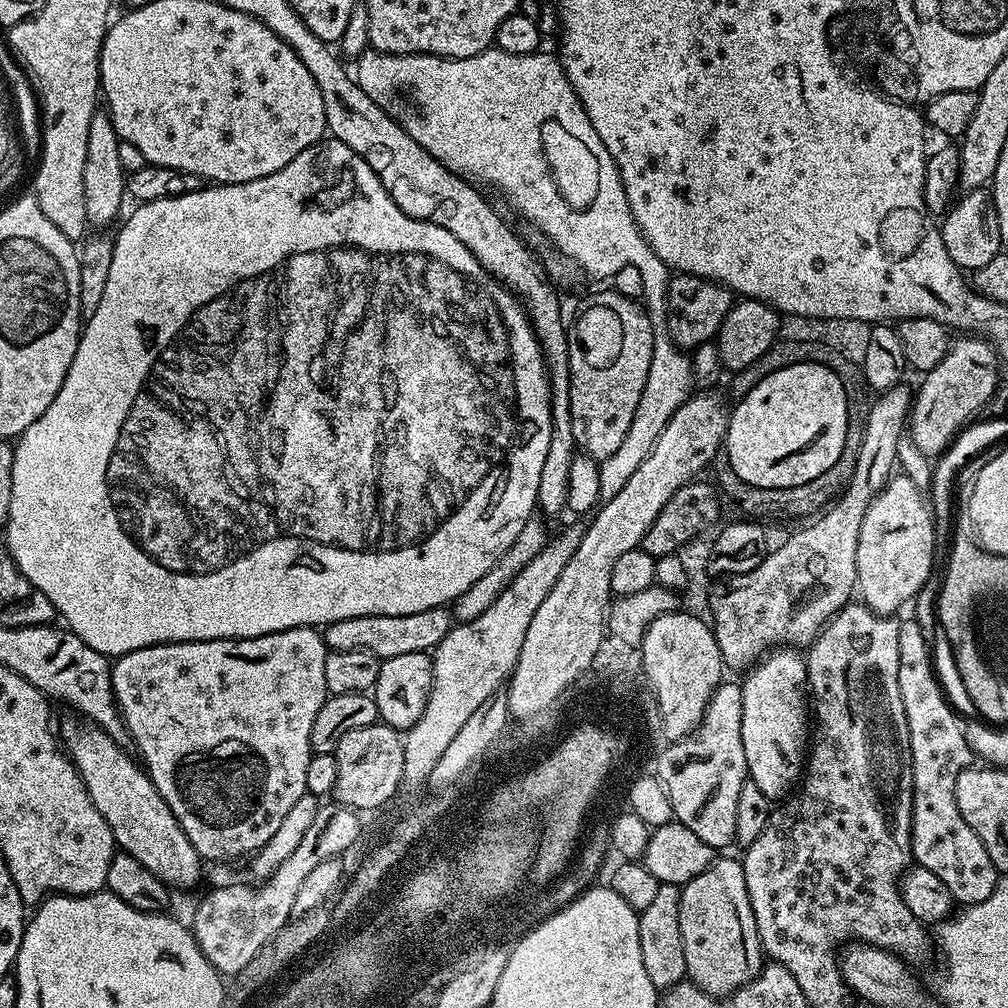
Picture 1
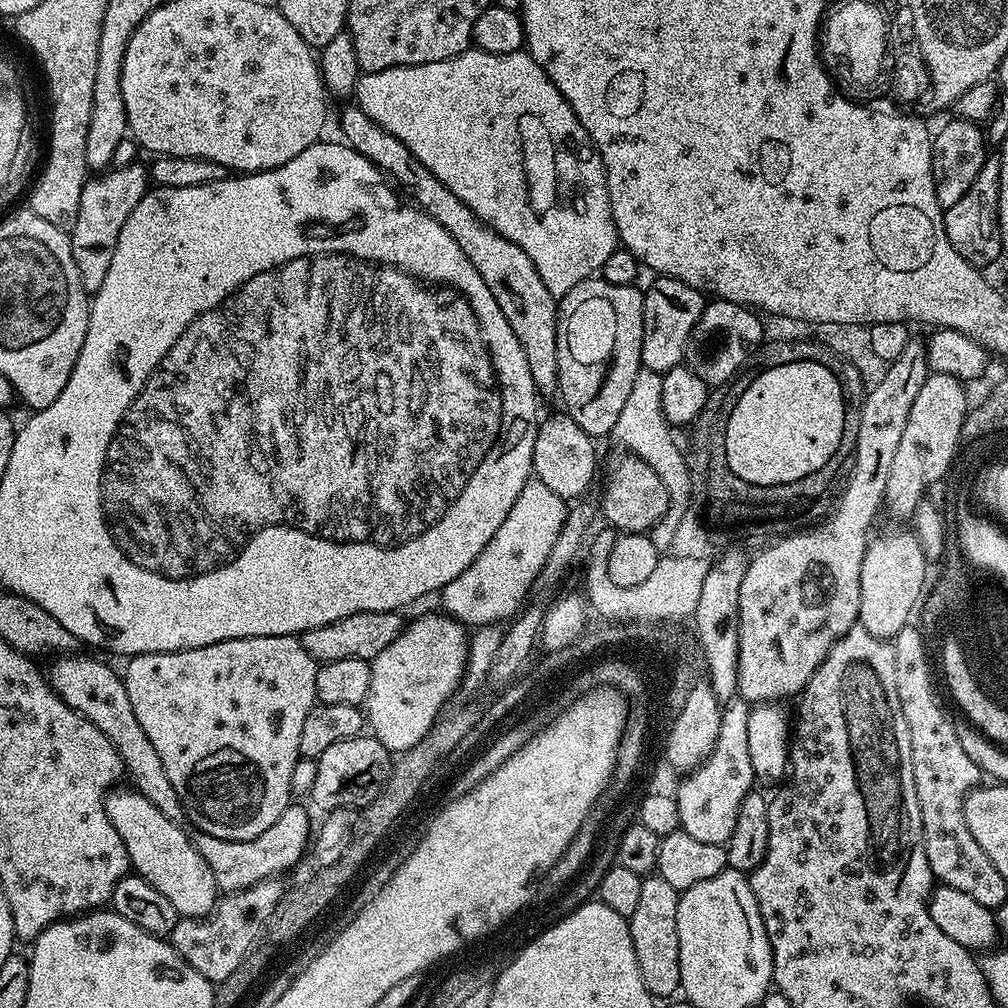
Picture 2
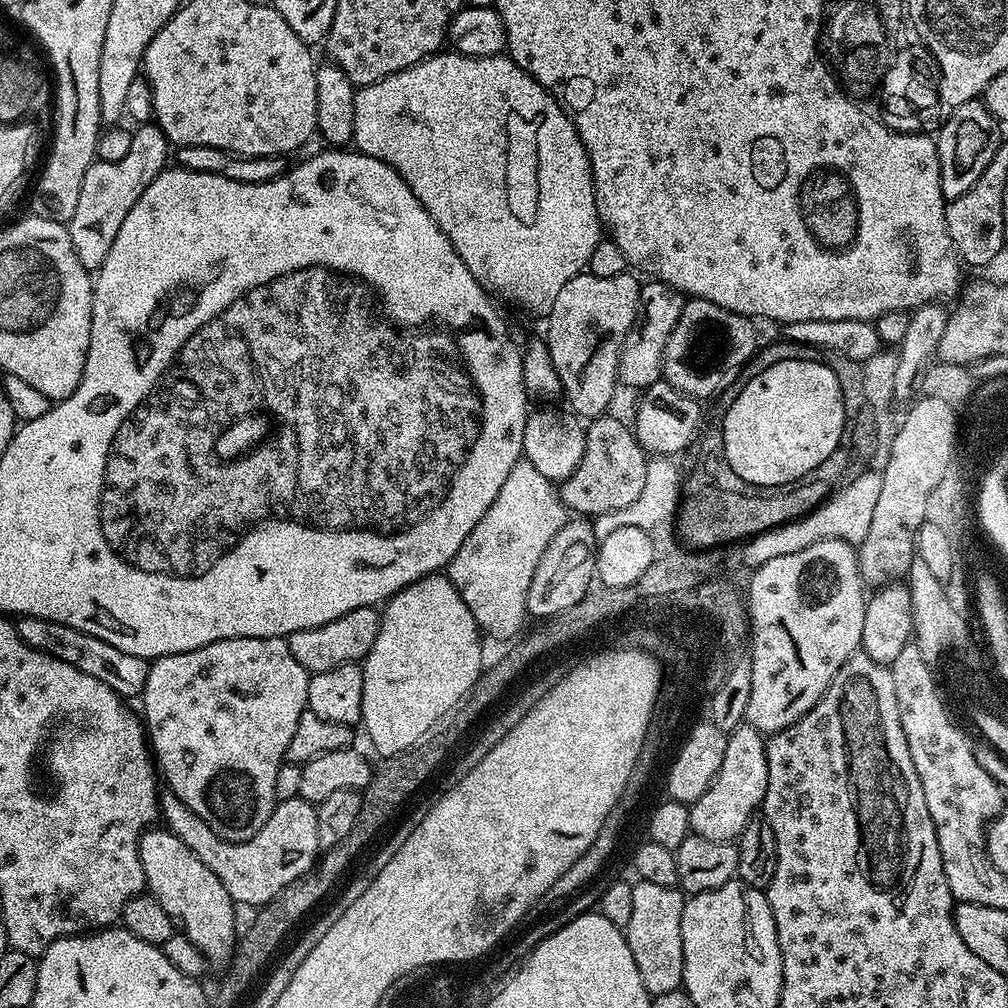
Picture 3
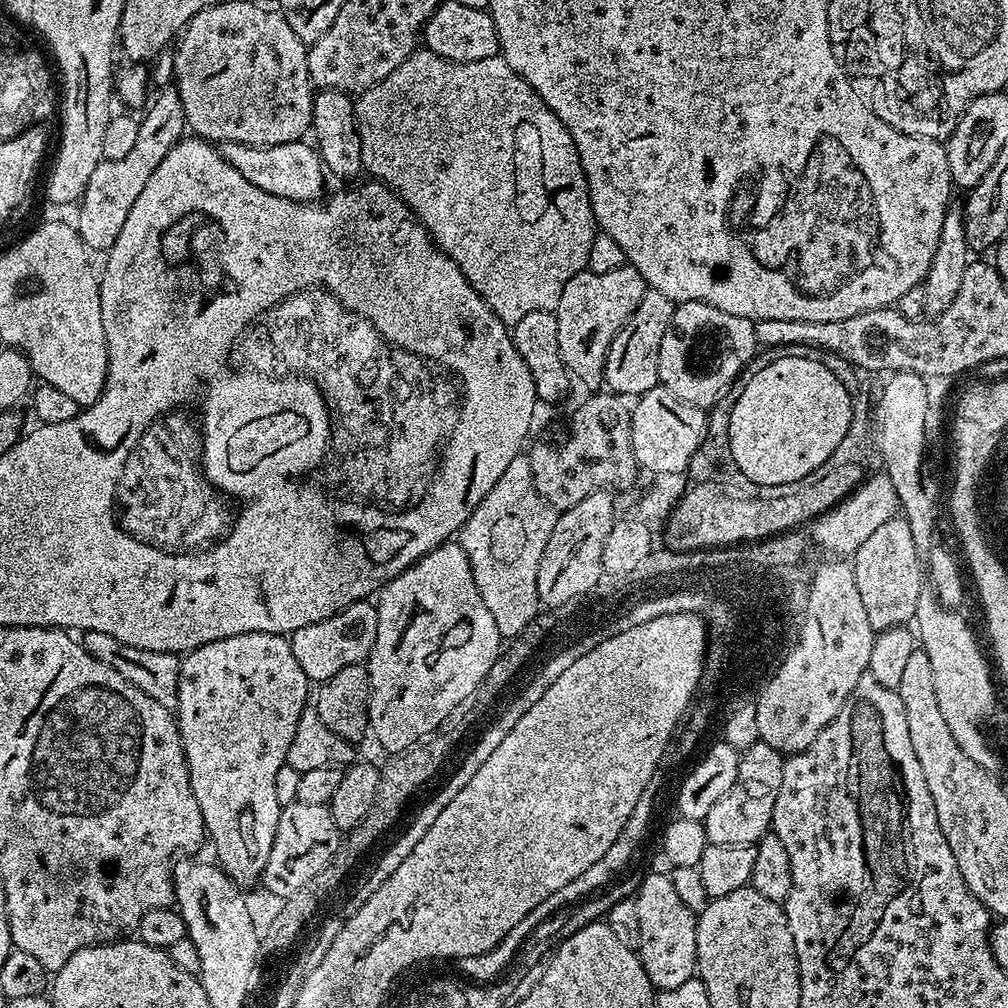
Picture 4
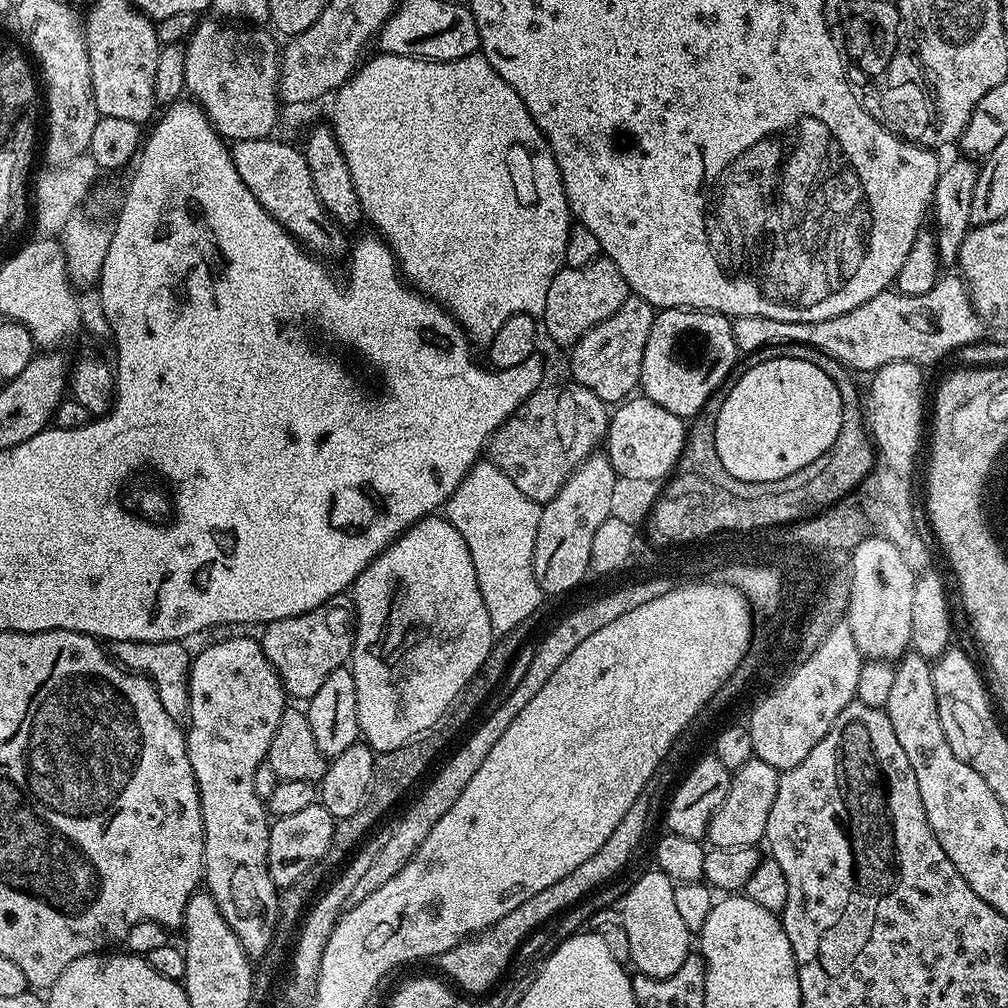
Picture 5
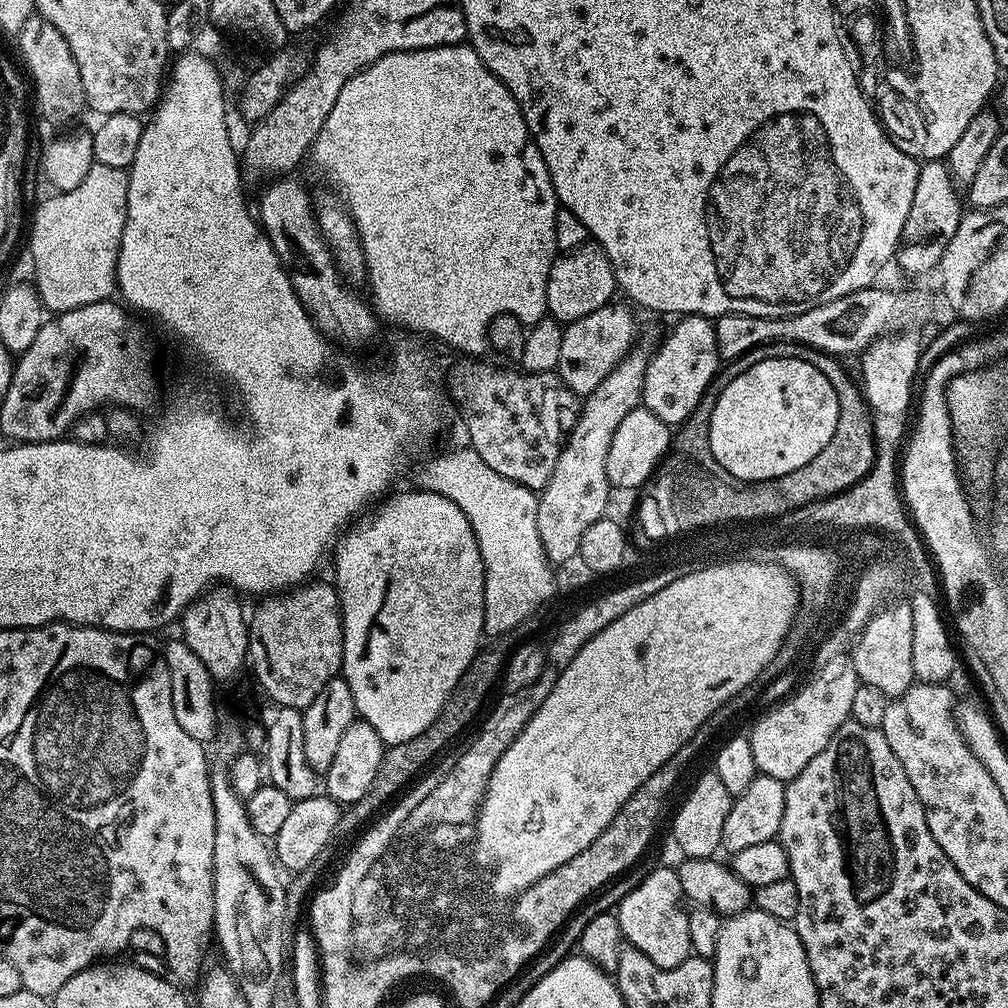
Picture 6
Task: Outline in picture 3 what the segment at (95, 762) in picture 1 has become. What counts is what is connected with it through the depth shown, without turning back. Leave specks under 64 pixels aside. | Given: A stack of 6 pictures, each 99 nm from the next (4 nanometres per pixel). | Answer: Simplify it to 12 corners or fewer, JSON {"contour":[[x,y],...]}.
{"contour":[[163,827],[140,837],[147,891],[205,961],[231,960],[237,905]]}

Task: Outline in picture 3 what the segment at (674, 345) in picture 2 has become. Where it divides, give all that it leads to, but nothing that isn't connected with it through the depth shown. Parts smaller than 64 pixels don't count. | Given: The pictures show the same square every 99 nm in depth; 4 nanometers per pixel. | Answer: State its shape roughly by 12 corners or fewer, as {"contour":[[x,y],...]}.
{"contour":[[668,284],[640,289],[620,347],[619,383],[662,379],[666,342],[686,300]]}

